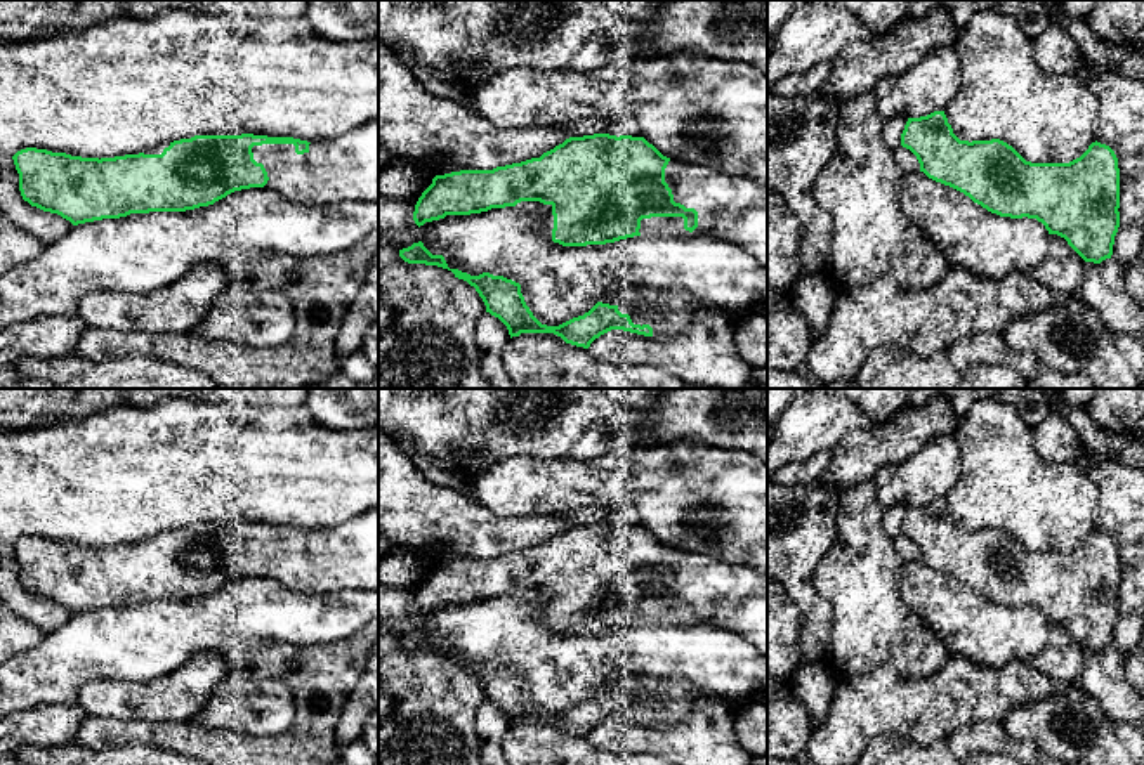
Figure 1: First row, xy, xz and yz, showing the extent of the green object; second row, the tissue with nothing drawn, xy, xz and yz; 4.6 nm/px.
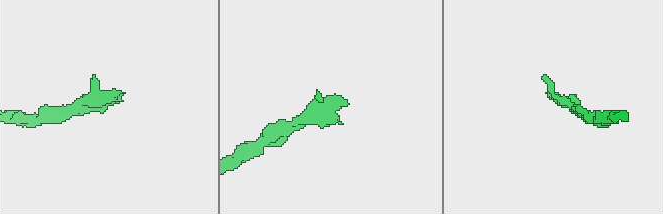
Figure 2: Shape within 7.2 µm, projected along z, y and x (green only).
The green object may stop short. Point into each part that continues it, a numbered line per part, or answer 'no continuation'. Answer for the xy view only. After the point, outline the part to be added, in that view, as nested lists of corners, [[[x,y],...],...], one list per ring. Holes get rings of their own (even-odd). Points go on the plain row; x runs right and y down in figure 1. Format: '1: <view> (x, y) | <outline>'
1: xy (344, 557) | [[[378,510],[311,531],[304,543],[297,543],[293,533],[253,534],[252,541],[269,566],[262,578],[288,588],[309,593],[378,592]]]

